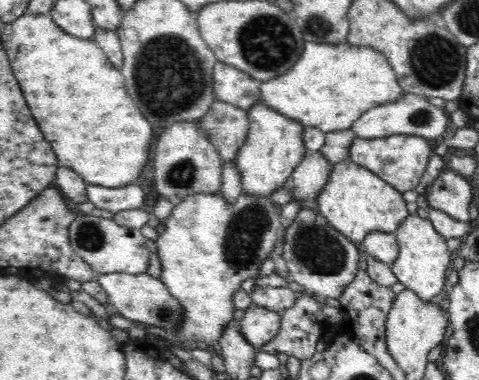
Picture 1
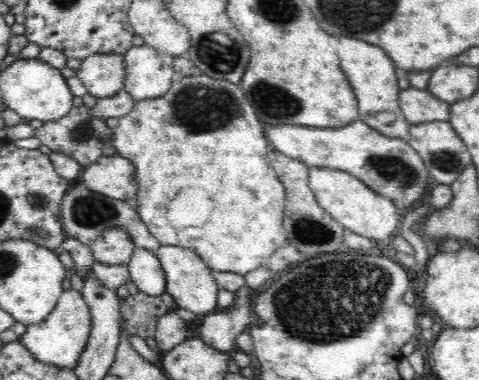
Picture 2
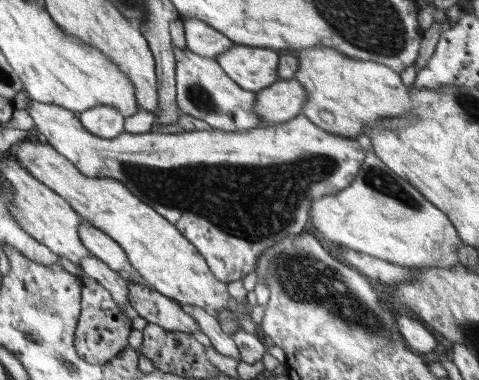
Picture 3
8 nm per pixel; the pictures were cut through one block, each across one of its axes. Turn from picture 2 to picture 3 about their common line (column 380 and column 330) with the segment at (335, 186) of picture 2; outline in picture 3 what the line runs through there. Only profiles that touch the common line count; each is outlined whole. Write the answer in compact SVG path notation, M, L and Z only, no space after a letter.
M371 150L365 154L361 172L353 180L353 184L349 184L349 188L313 200L309 210L309 220L311 220L311 232L321 232L323 238L339 244L341 248L351 248L355 252L363 252L403 268L453 268L459 264L457 248L463 244L463 240L459 238L449 218L429 200L425 200L423 194L417 188L413 188L413 184L393 174L389 166L385 166L385 162L377 158L375 152Z

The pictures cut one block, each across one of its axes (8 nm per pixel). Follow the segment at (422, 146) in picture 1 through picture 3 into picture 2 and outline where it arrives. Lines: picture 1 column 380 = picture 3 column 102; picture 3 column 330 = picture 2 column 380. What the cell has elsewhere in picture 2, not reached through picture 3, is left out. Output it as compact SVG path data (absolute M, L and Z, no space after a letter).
M362 120L354 124L346 124L342 128L306 128L296 124L270 124L266 126L270 148L284 154L286 158L294 158L304 162L308 168L332 168L348 172L360 178L368 188L376 190L392 200L396 208L408 208L418 202L428 184L428 168L424 160L410 148L410 142L400 138L390 138L380 134L376 128L364 124Z

